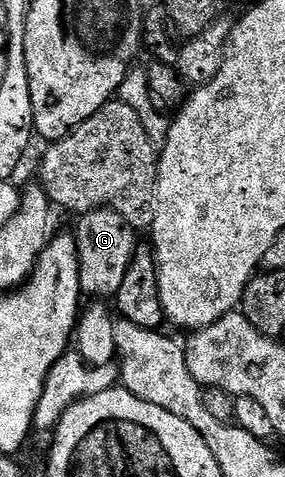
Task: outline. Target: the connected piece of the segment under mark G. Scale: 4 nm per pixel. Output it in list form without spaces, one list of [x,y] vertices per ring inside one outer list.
[[[109,208],[92,209],[78,220],[80,222],[75,230],[75,237],[79,254],[80,291],[95,296],[93,298],[112,297],[118,293],[132,254],[138,247],[138,233],[125,218]]]

